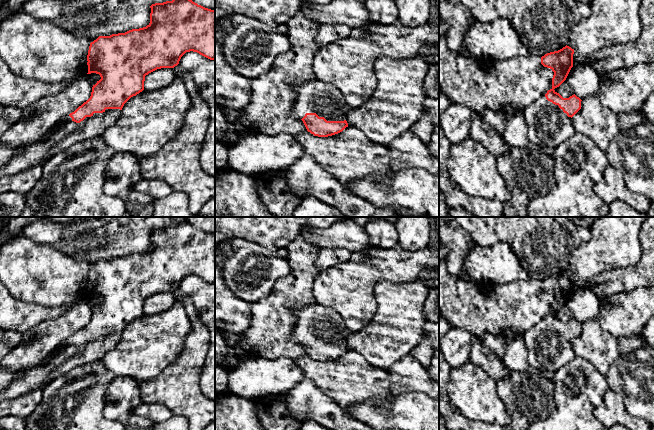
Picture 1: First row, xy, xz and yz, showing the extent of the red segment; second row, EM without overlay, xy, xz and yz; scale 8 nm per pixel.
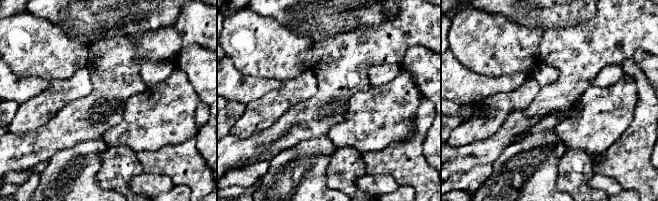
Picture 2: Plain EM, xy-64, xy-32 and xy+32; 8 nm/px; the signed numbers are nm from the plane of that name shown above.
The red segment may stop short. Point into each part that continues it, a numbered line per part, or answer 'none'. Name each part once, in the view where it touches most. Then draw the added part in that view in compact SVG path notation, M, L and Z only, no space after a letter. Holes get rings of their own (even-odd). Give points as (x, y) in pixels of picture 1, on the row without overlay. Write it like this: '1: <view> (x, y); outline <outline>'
1: xy (94, 350); outline M106 333L103 337L94 337L91 341L86 341L79 348L78 353L66 360L55 372L50 375L50 380L71 369L95 361L102 361L103 357L112 351L120 341L122 334Z

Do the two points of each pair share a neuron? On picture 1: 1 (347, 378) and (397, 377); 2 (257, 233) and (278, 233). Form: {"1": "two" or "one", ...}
{"1": "two", "2": "one"}

